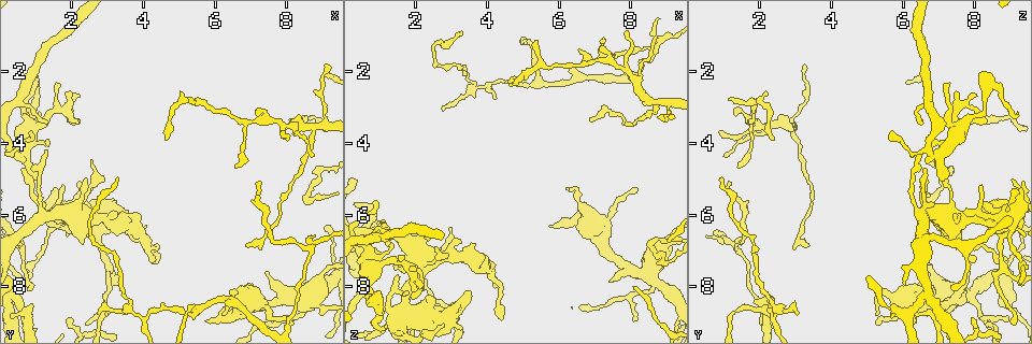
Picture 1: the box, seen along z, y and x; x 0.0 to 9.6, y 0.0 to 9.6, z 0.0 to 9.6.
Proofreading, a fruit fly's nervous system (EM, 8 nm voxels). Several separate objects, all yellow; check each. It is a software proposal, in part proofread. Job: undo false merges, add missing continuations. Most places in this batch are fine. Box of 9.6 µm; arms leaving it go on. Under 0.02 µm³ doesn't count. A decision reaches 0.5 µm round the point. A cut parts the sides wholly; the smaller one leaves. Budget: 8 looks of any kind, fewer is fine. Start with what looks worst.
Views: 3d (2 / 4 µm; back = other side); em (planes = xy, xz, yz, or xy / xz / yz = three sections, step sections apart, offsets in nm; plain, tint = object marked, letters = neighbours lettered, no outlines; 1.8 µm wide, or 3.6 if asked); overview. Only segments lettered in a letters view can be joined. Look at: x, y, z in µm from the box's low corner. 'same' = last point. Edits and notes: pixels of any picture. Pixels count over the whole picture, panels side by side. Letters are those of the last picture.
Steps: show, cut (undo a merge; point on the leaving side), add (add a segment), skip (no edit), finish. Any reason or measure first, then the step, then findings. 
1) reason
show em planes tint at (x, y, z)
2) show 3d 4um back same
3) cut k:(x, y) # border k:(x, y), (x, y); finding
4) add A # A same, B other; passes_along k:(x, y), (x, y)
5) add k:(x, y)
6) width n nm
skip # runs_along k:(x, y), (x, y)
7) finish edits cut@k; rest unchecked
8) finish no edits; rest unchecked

thin end
show em 3.6um planes letters at (7.25, 5.10, 1.15)

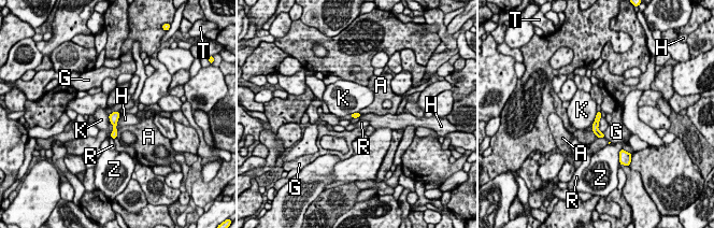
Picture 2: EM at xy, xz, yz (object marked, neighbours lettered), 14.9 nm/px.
longest_contact H 340 nm
skip # A other, G other, H other, K other, R other, T other, Z other; border 2:(597, 111), (594, 120); no lettered segment goes on from it

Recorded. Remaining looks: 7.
abrupt turn
show em xz step 8 letters at (5.55, 8.60, 2.30)

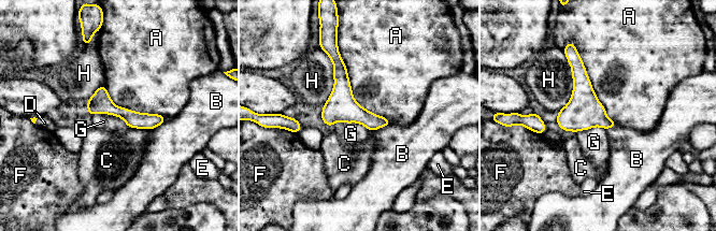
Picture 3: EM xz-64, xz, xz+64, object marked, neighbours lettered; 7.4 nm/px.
skip # A other, B other, C other, D other, E other, F other, G other, H other; runs_along 3:(334, 54), (342, 97), (385, 123); continuous, no second neuron

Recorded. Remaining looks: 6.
a fork
show em 3.6um xz step 16 tint at (8.40, 8.20, 7.65)

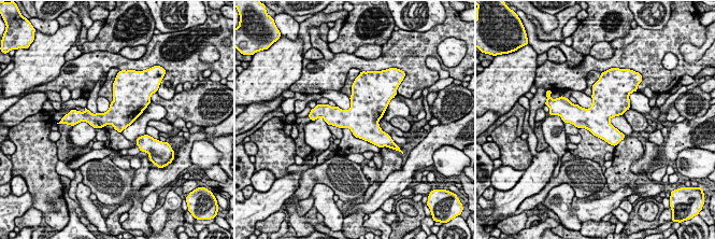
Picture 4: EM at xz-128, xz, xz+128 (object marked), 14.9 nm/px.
show em 3.6um planes letters same

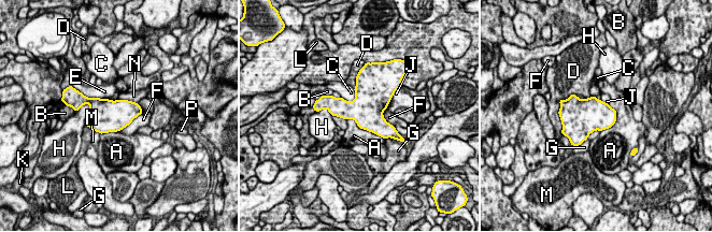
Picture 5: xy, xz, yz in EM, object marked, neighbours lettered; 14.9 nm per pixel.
longest_contact A 650 nm
skip # A other, B other, C other, D other, E other, F other, G other, H other, J other, K other, L other, M other, N other, P other; one neuron here

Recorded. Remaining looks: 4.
finish no edits; rest unchecked

